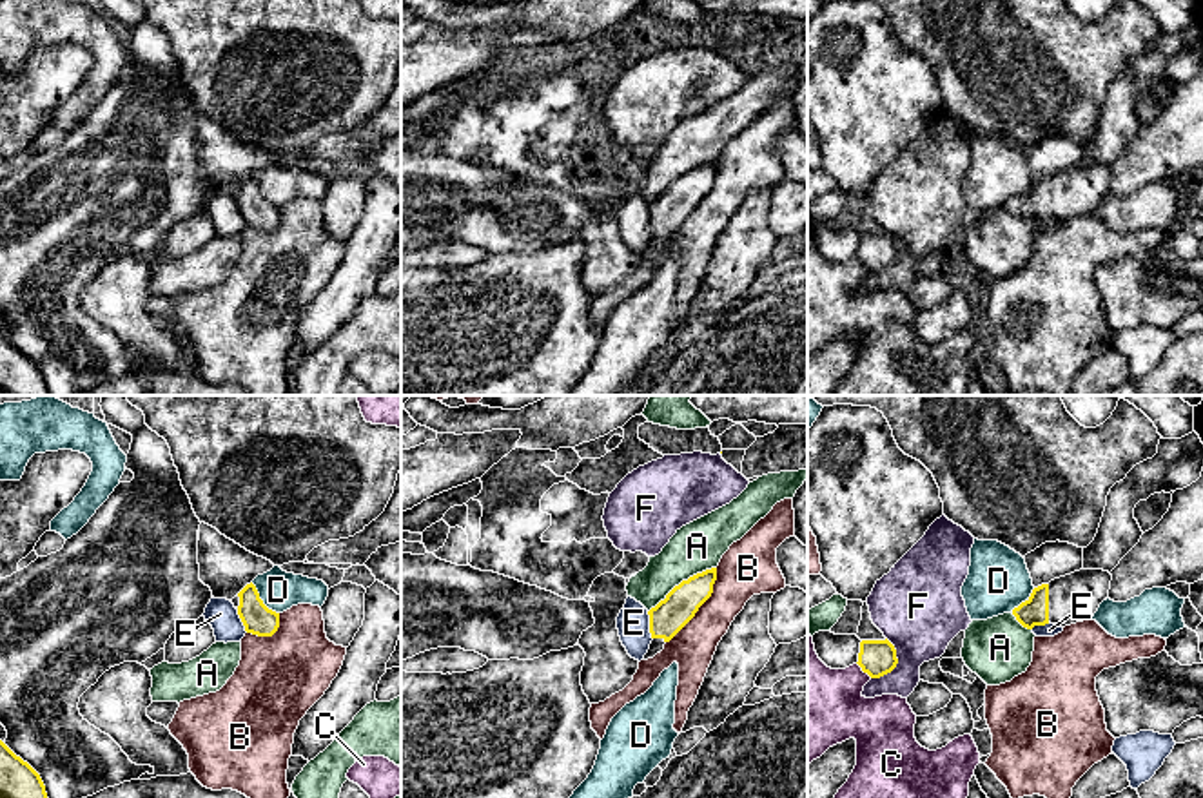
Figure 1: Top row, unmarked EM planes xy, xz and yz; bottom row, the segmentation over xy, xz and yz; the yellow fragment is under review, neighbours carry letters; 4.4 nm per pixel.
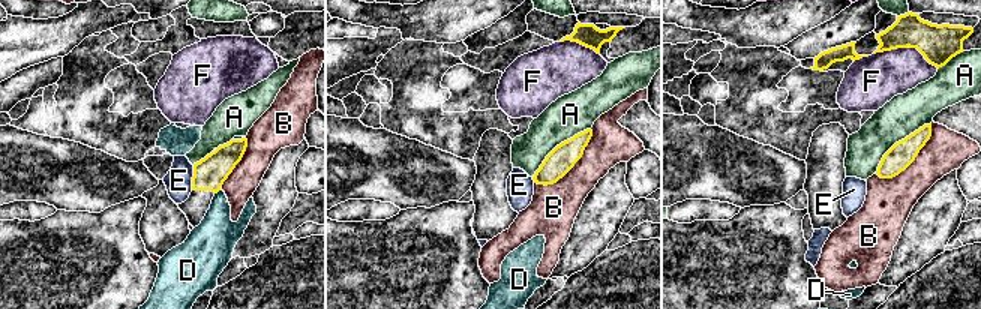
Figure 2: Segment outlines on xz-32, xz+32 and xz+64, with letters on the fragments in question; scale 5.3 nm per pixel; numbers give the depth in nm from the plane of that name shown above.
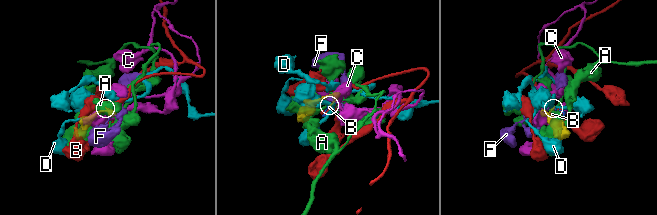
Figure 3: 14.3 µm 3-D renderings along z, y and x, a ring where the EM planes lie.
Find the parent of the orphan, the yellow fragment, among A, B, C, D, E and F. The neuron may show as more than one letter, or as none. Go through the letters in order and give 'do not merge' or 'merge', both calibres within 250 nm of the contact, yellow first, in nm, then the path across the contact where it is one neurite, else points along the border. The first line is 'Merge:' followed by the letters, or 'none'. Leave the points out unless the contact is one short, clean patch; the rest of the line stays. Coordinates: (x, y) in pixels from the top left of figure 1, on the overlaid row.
Merge: none
A: do not merge | 160/220 nm
B: do not merge | 160/240 nm
C: do not merge | 160/360 nm
D: do not merge | 140/170 nm | along xy (251, 583), (258, 597), (278, 613)
E: do not merge | 160/140 nm | along xz (646, 612), (652, 639)
F: do not merge | 160/380 nm

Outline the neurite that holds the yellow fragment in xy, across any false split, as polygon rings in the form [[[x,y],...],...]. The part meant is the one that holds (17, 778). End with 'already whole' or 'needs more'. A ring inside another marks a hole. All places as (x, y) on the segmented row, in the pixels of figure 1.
[[[0,740],[0,798],[47,798],[40,774]]]; already whole

